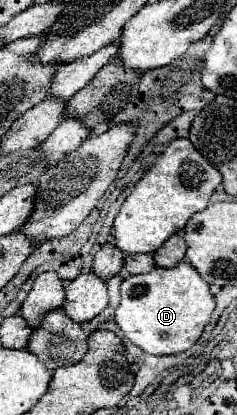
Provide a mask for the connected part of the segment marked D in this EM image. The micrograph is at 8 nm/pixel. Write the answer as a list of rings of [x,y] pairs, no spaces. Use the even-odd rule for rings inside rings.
[[[181,260],[175,268],[153,268],[143,276],[129,276],[121,284],[121,304],[115,312],[115,322],[123,334],[147,354],[179,354],[191,348],[209,324],[215,310],[215,298],[209,284],[197,270]]]

